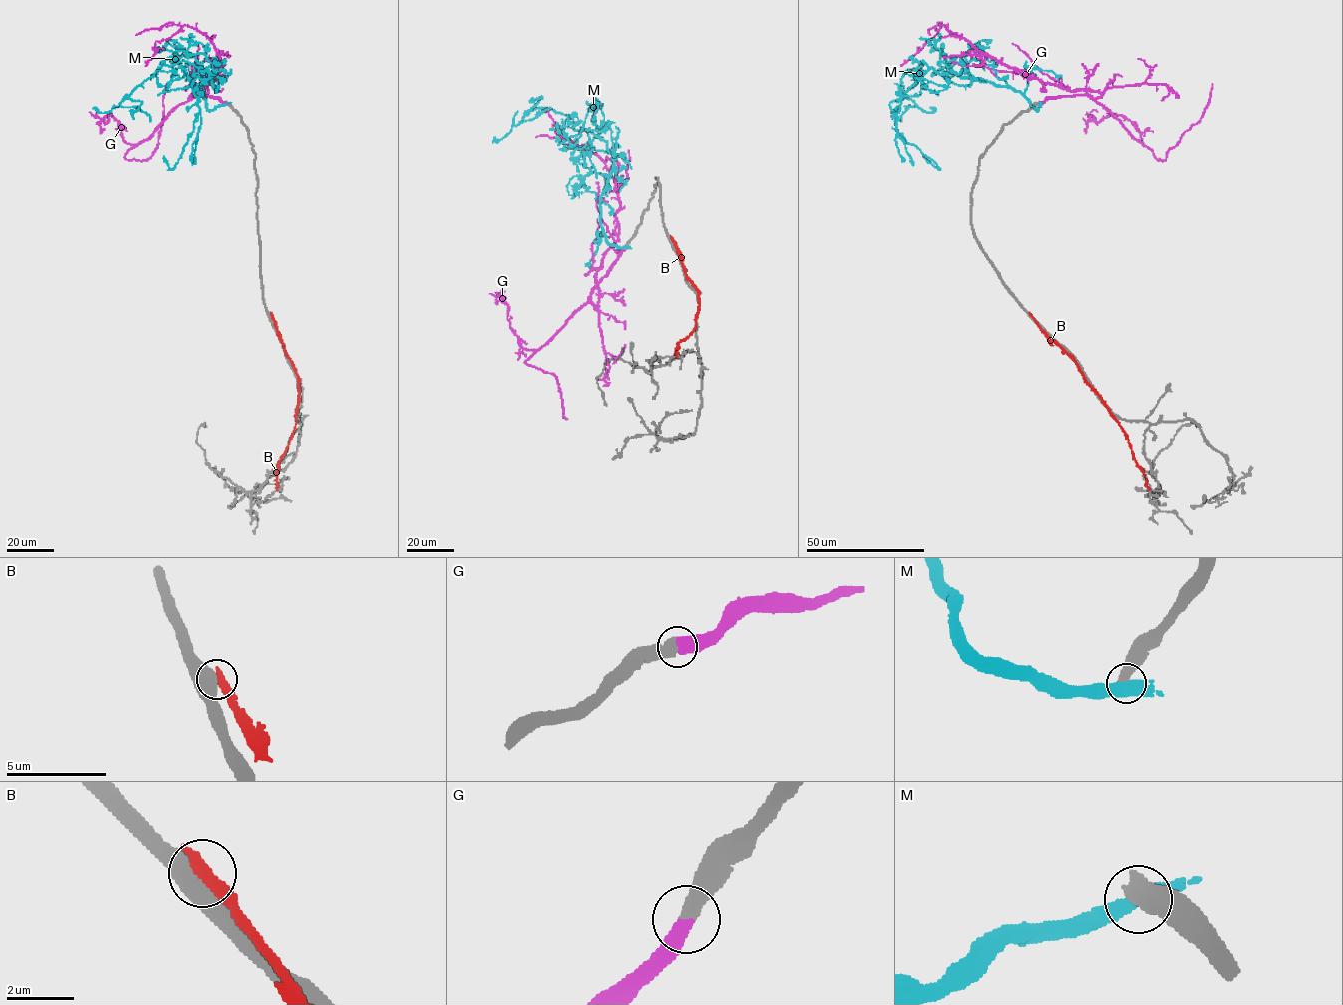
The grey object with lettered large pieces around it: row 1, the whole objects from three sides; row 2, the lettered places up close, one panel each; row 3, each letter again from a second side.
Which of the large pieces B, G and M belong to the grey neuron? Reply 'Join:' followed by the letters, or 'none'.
Join: G

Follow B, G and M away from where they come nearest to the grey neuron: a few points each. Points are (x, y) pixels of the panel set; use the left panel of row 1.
B: (271, 314), (284, 352), (297, 375), (298, 399), (295, 427), (278, 463), (276, 490)
G: (225, 103), (191, 98), (218, 74), (220, 62), (196, 29), (182, 26), (157, 40), (144, 66)
M: (226, 104), (208, 110), (201, 83), (214, 74), (200, 68), (193, 129), (173, 169), (163, 155)

